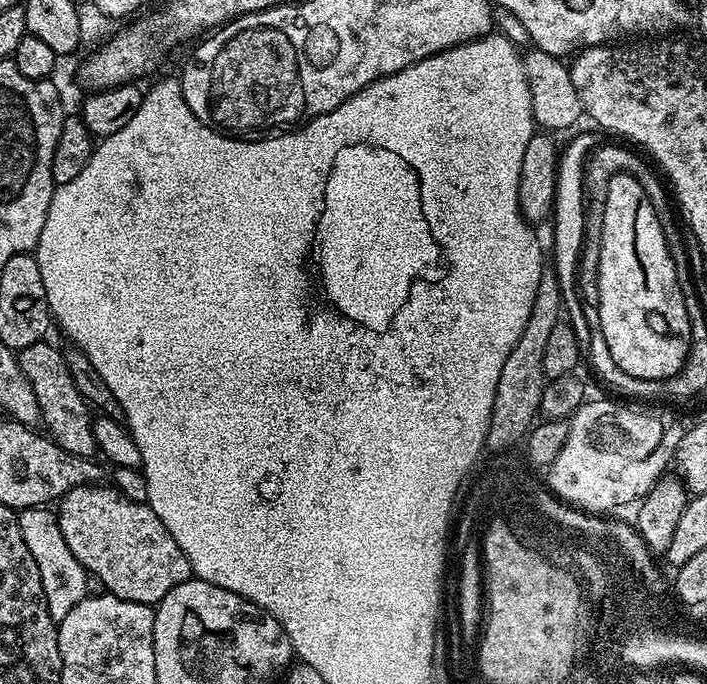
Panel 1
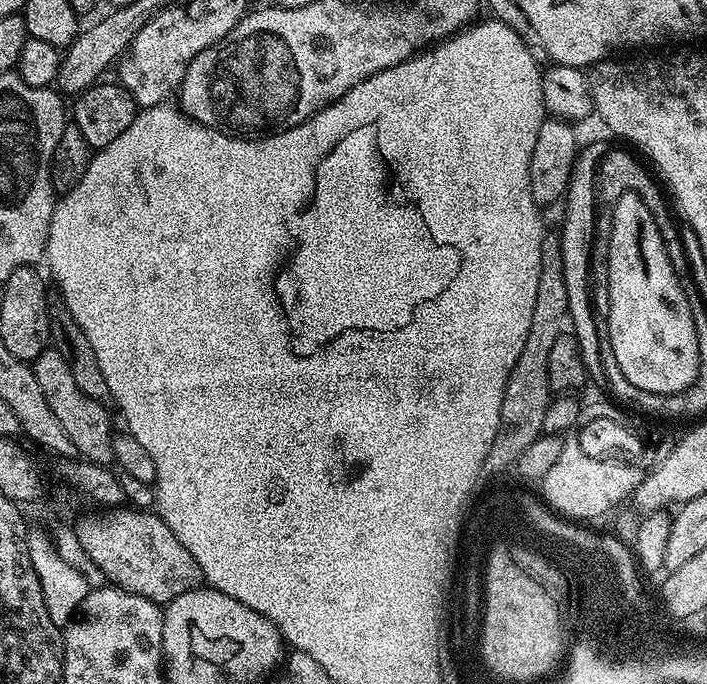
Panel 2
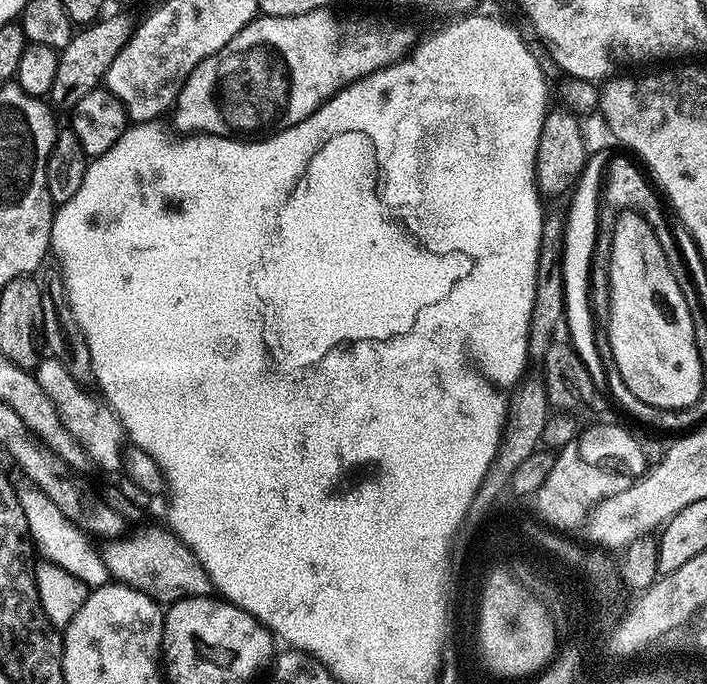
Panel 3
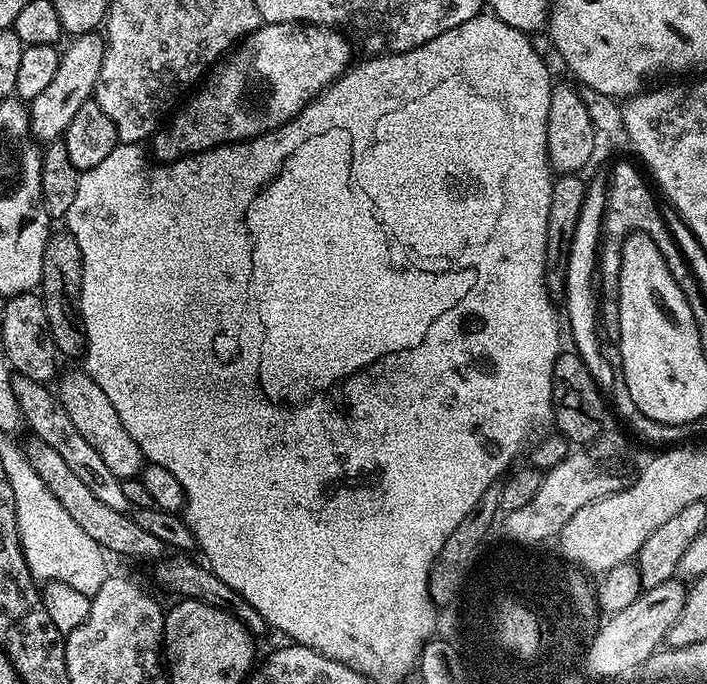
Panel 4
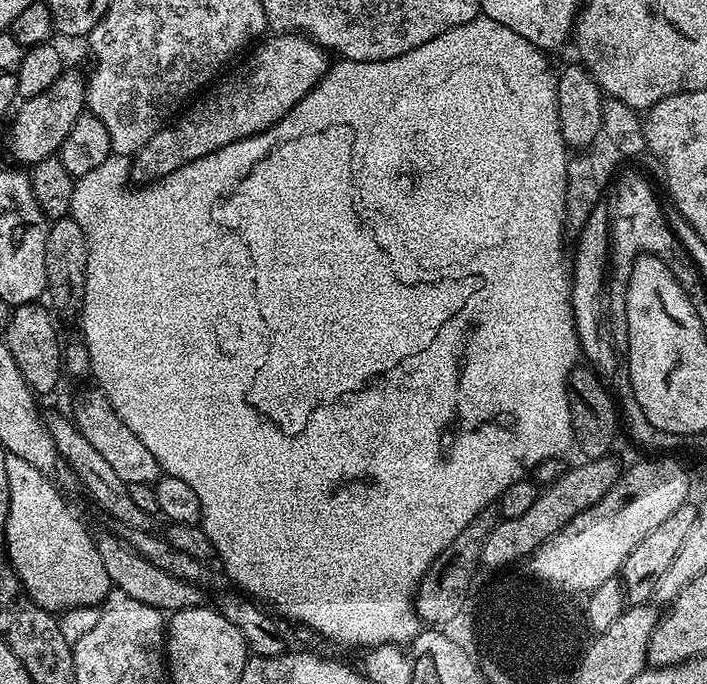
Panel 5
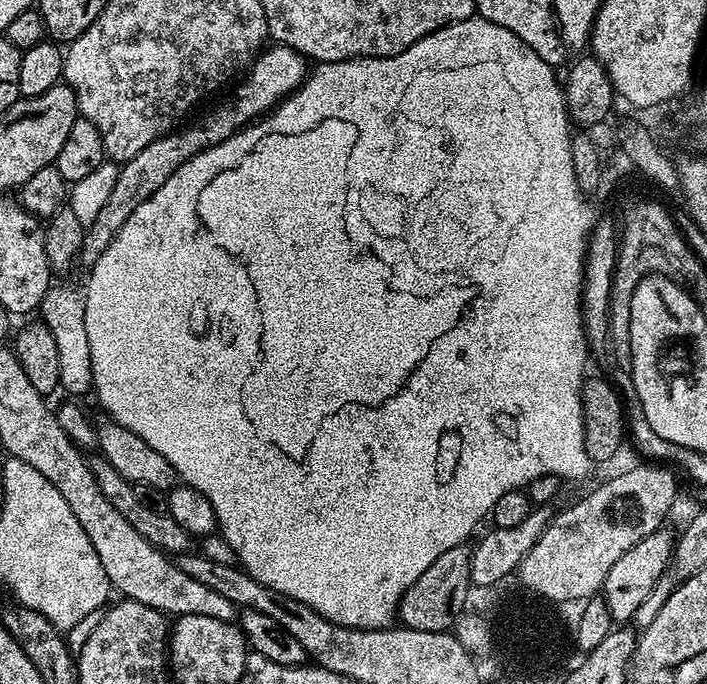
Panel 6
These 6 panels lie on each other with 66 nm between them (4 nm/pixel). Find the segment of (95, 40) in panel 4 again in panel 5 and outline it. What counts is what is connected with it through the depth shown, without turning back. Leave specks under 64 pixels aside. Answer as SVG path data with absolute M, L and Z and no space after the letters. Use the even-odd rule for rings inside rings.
M65 70L47 90L42 90L34 98L19 105L20 113L12 124L12 156L17 165L34 166L47 156L55 156L60 151L70 126L86 110L86 80L83 75ZM28 164L28 165L24 165Z

